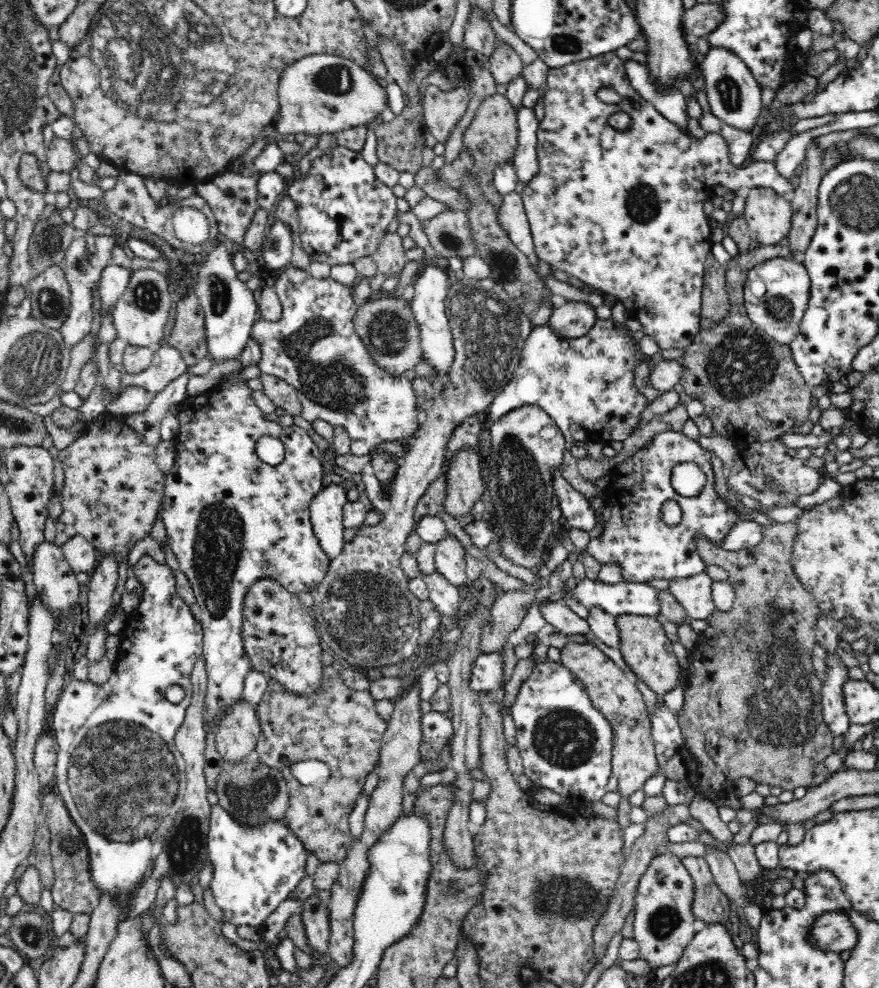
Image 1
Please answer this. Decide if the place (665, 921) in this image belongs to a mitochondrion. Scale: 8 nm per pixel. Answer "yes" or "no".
yes

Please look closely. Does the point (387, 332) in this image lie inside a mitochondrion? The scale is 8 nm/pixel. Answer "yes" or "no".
yes

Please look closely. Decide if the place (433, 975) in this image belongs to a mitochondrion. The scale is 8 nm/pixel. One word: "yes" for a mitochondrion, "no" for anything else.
no

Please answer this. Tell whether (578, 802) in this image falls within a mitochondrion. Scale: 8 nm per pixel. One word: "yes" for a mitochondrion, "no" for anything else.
no

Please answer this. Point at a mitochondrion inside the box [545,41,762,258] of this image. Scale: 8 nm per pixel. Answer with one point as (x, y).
(642, 203)

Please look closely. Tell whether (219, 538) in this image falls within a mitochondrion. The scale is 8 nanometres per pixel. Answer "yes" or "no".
yes

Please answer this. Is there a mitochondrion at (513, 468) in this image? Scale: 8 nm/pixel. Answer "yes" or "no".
yes

